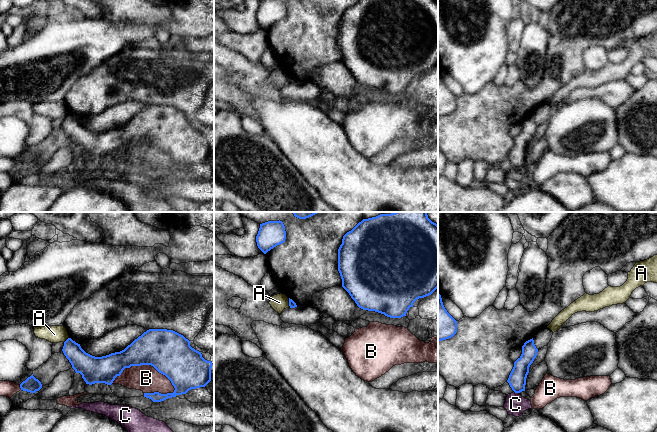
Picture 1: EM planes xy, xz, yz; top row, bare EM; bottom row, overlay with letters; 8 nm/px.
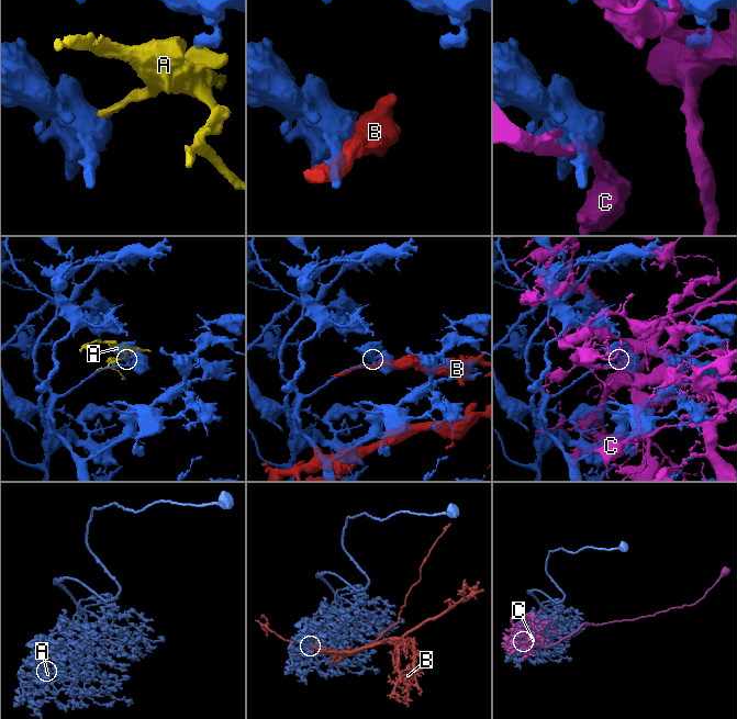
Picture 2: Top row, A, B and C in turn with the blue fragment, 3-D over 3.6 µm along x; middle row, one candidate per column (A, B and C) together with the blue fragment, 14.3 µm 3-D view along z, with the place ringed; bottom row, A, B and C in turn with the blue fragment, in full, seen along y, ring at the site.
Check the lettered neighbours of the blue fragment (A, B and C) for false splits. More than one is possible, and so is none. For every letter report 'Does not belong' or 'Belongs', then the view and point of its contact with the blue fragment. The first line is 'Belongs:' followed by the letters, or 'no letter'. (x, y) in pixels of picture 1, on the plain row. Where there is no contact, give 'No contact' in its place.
Belongs: no letter
A: Does not belong. Touches blue at xy (66, 116)
B: Does not belong. Touches blue at xy (144, 140)
C: Does not belong. Touches blue at yz (516, 168)

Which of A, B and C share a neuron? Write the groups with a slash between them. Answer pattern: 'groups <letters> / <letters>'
groups A / B / C

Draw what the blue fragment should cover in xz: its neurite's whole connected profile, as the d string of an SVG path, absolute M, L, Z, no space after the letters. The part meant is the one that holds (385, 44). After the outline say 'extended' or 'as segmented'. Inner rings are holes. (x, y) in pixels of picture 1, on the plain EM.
M357 0L343 12L338 25L338 47L342 63L359 84L390 94L406 92L417 75L431 71L438 64L438 1Z; as segmented

